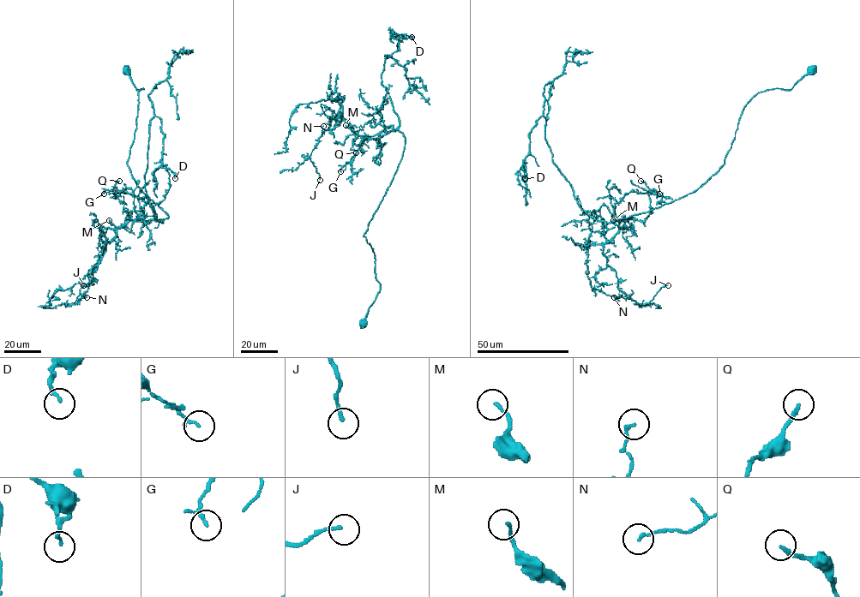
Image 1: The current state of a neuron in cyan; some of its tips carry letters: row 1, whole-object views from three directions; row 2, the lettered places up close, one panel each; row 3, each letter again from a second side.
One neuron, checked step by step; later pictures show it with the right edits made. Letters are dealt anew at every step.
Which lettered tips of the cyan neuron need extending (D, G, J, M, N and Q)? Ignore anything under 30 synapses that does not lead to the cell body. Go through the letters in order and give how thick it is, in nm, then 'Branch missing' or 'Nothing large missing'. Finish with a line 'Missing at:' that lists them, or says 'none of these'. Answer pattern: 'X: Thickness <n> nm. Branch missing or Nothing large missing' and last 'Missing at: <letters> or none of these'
D: Thickness 150 nm. Nothing large missing
G: Thickness 100 nm. Nothing large missing
J: Thickness 140 nm. Nothing large missing
M: Thickness 130 nm. Nothing large missing
N: Thickness 140 nm. Nothing large missing
Q: Thickness 170 nm. Branch missing
Missing at: Q

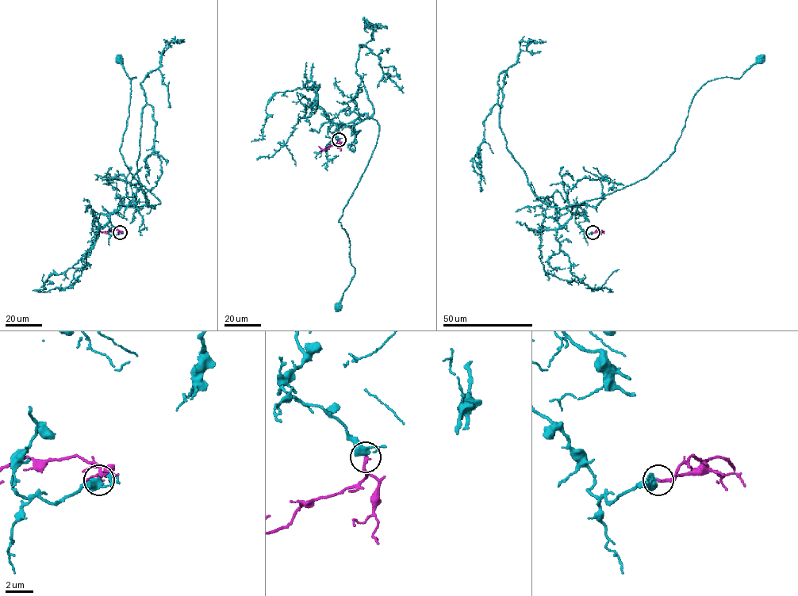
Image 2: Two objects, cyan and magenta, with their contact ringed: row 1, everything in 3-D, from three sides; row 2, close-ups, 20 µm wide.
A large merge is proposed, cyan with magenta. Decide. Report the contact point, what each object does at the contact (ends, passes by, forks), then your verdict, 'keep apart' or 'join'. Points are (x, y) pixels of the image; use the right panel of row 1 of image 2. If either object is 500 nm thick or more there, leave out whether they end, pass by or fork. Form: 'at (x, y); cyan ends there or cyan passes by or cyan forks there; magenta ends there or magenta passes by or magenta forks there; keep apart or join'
at (592, 232); cyan passes by; magenta ends there; join

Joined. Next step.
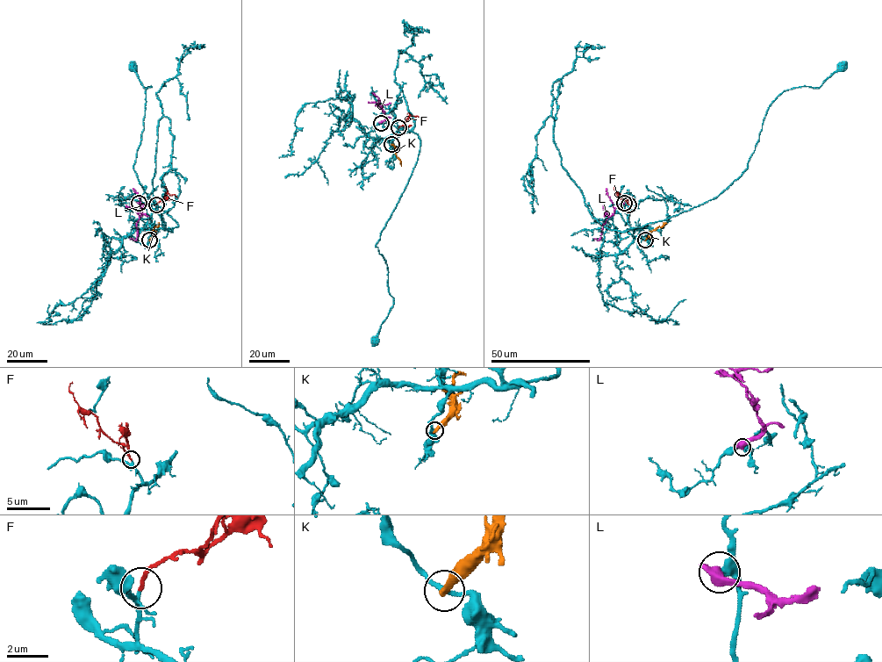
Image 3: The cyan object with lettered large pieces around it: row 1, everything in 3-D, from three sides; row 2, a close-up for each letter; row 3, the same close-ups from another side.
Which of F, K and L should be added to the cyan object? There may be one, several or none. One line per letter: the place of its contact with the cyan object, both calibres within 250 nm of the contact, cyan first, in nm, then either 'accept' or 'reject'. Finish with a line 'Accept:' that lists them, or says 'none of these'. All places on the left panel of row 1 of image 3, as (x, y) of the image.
F: meets cyan at (156, 205); 150 nm thick on the cyan side, 170 nm on the other; accept
K: meets cyan at (149, 240); 240 nm thick on the cyan side, 360 nm on the other; reject
L: meets cyan at (139, 203); 280 nm thick on the cyan side, 650 nm on the other; reject
Accept: F

